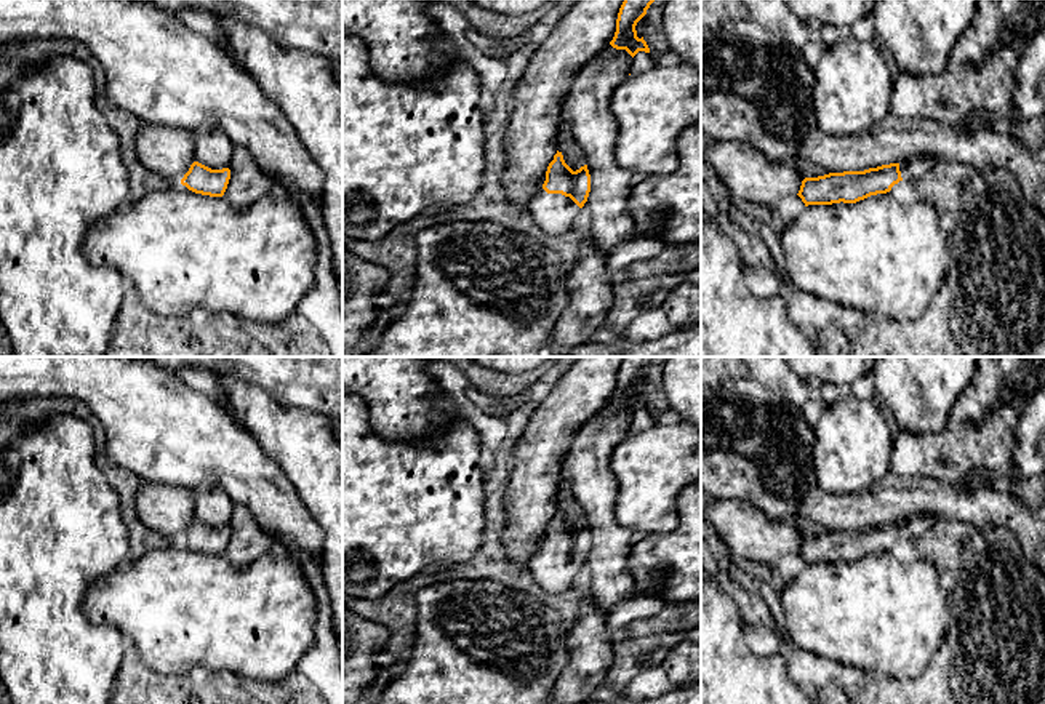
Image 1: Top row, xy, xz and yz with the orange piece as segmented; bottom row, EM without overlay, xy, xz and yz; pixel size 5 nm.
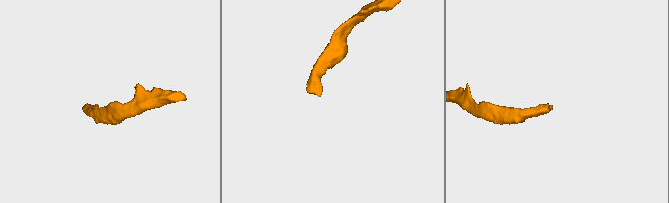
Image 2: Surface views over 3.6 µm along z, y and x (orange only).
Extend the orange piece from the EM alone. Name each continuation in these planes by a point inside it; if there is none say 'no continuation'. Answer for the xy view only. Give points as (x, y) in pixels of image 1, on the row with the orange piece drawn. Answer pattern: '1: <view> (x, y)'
1: xy (168, 152)

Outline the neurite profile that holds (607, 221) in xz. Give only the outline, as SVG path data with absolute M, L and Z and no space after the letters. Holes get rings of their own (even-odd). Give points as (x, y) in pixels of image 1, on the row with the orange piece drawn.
M608 43L576 74L562 104L591 174L591 192L581 222L586 238L605 258L637 237L627 206L632 173L616 162L618 123L610 106L615 88L629 77L631 61L626 50Z

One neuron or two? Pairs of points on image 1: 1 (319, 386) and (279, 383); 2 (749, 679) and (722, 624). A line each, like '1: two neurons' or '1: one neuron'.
1: one neuron
2: one neuron

